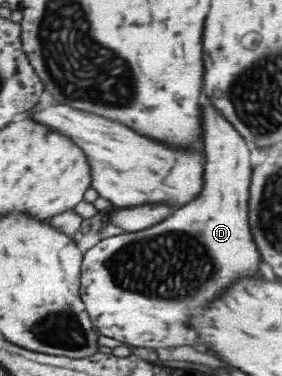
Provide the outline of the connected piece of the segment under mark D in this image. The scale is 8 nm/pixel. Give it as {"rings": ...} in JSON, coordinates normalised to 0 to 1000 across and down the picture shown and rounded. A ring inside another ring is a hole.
{"rings":[[[762,287],[727,293],[720,330],[734,388],[734,500],[720,500],[720,521],[649,548],[606,580],[543,606],[355,638],[298,673],[291,798],[305,809],[309,830],[319,830],[337,872],[365,894],[493,926],[713,926],[691,883],[670,872],[677,824],[734,819],[833,745],[918,729],[926,670],[897,638],[883,596],[887,503],[901,460],[890,436],[897,388],[876,388],[869,367]]]}

